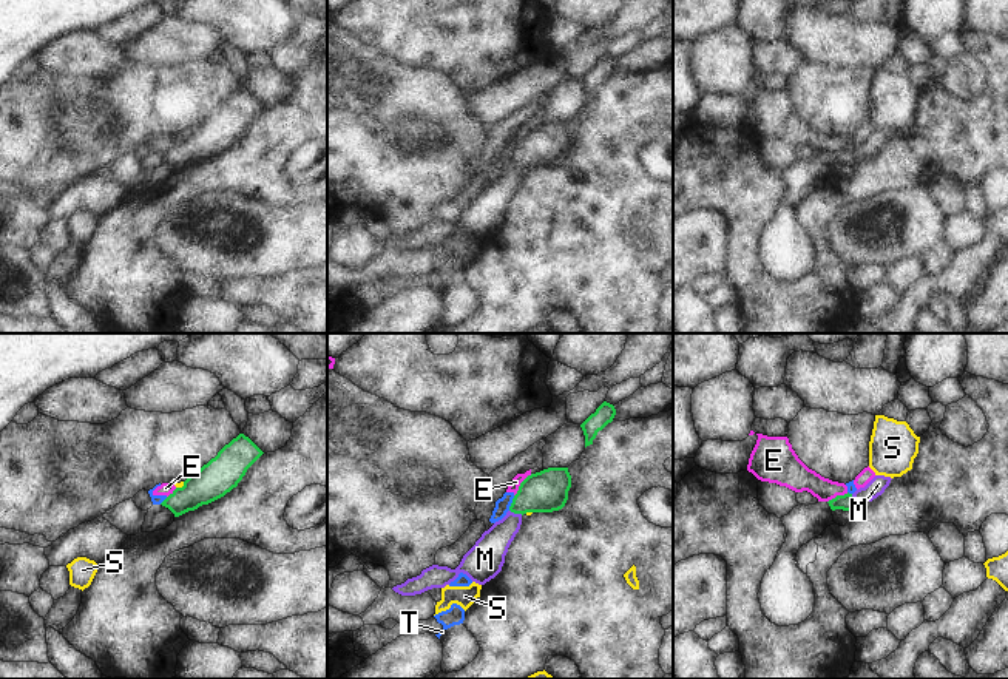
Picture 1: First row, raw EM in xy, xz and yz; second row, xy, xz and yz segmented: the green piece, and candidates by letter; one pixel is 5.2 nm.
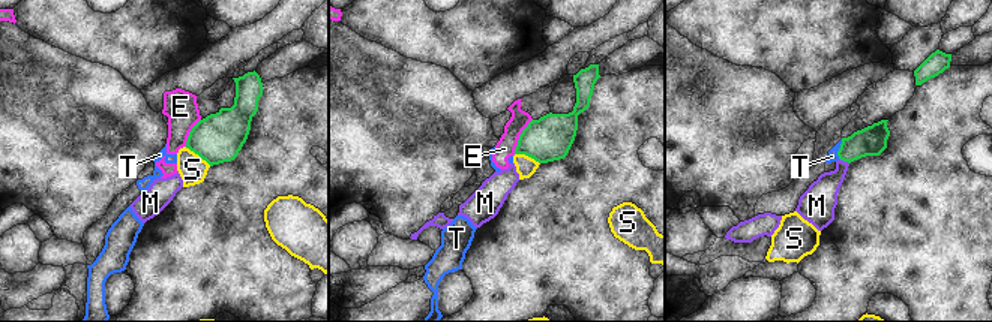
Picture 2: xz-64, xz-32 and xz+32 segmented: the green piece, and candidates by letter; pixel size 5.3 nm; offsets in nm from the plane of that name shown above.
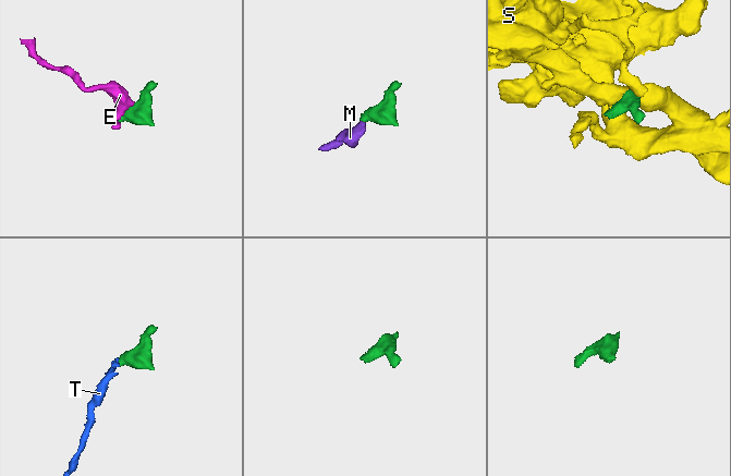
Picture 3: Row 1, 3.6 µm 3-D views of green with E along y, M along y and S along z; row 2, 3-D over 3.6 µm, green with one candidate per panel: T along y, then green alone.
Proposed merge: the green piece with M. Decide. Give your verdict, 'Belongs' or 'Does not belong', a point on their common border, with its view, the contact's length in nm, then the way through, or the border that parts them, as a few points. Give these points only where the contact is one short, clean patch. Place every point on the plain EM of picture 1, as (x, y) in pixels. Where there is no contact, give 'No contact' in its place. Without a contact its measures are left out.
Belongs. Touches green at xz (516, 167). Shared border 80 nm. Path across: xz (545, 145), (534, 148), (516, 167), (490, 204)

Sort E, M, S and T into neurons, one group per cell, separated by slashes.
E T / M / S

